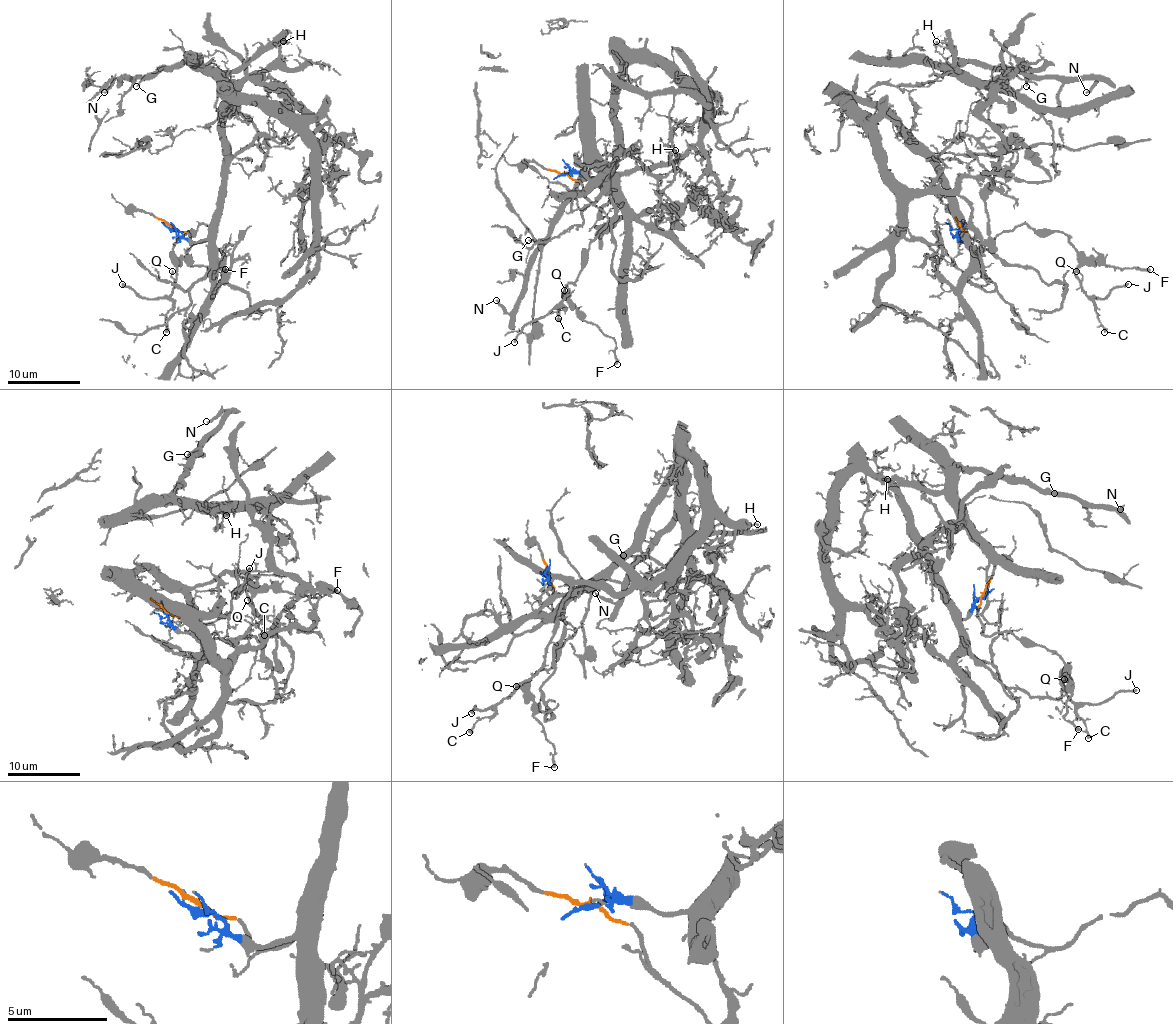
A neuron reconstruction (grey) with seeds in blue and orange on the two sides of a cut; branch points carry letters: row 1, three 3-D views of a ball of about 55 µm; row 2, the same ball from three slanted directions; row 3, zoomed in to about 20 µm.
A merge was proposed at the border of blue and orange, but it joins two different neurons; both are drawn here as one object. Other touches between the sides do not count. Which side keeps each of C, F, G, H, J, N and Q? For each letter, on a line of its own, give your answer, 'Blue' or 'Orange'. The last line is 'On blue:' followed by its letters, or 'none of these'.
C: Orange
F: Orange
G: Blue
H: Blue
J: Orange
N: Blue
Q: Orange
On blue: G, H, N

